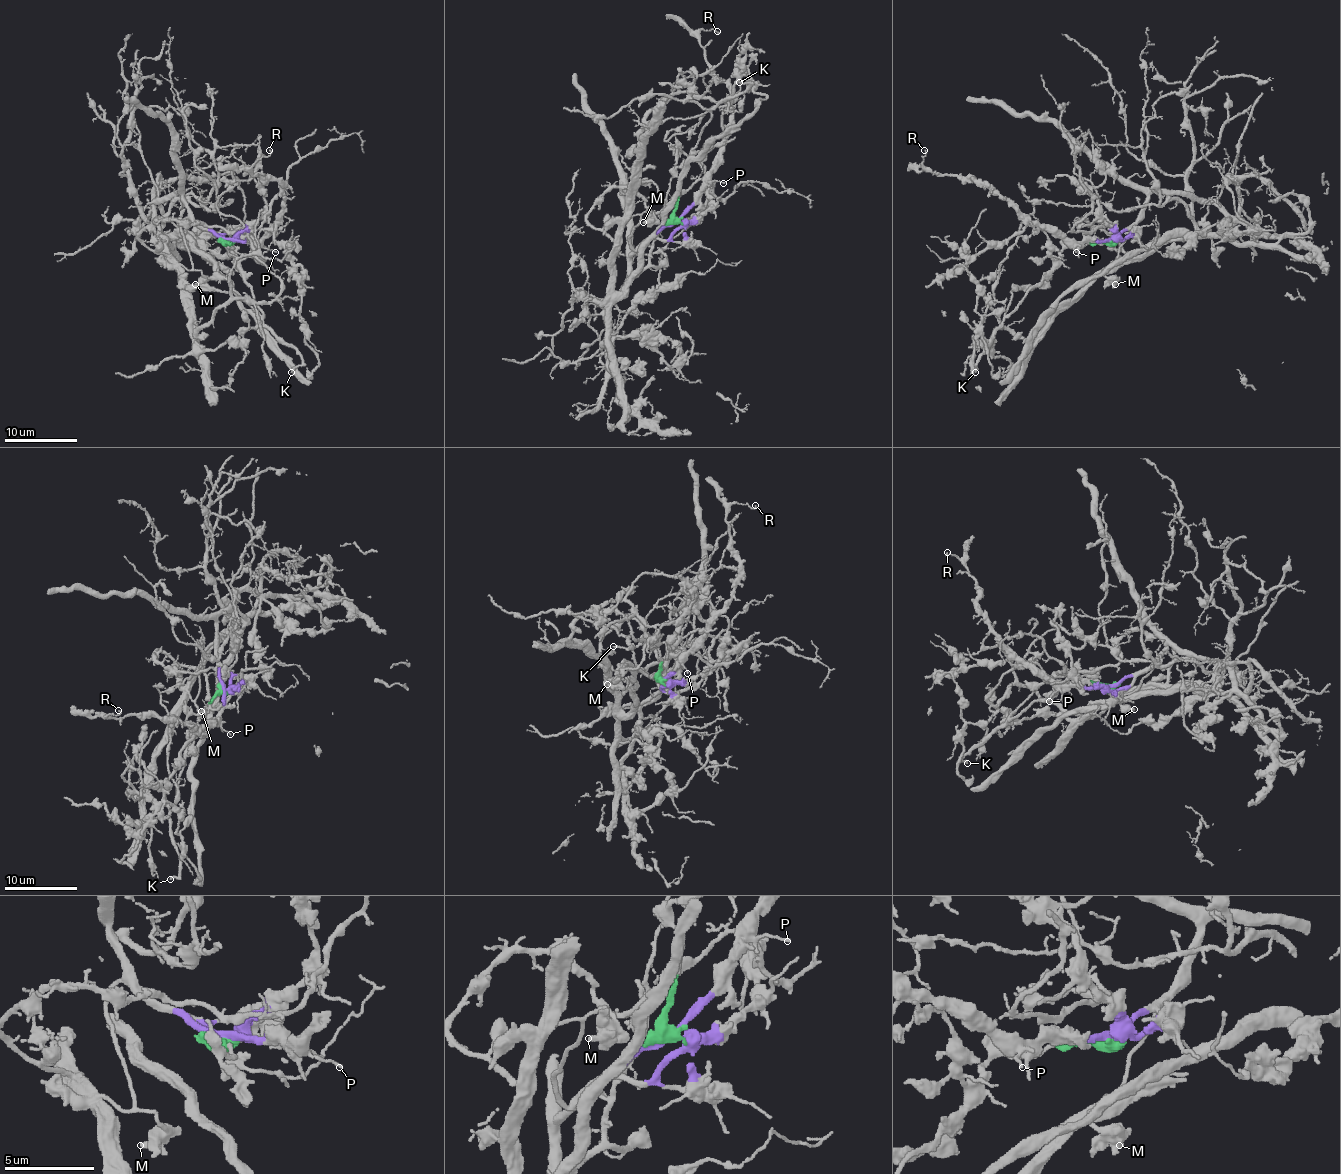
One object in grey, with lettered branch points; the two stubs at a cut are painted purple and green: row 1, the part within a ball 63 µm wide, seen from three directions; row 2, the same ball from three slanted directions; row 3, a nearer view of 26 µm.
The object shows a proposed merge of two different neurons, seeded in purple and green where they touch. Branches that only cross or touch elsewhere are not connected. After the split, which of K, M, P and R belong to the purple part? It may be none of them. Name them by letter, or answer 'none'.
M, P, R

